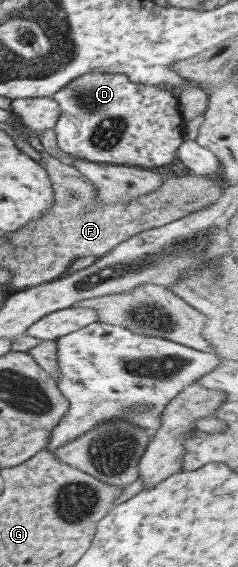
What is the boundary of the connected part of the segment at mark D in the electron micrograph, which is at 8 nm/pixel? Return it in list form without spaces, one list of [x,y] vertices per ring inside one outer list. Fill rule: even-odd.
[[[93,72],[93,74],[85,74],[79,76],[79,78],[75,78],[75,80],[69,82],[65,88],[61,88],[60,91],[55,92],[52,98],[58,103],[59,111],[61,111],[58,121],[54,126],[55,135],[57,135],[57,143],[59,143],[59,147],[61,147],[63,151],[69,153],[69,155],[78,160],[91,161],[98,164],[123,164],[153,169],[171,163],[173,158],[176,157],[176,152],[179,150],[181,143],[184,141],[183,125],[185,123],[183,123],[182,113],[178,108],[176,90],[171,87],[162,86],[161,84],[159,84],[159,86],[151,86],[151,84],[135,84],[135,82],[131,82],[125,74],[97,74],[97,72]]]

